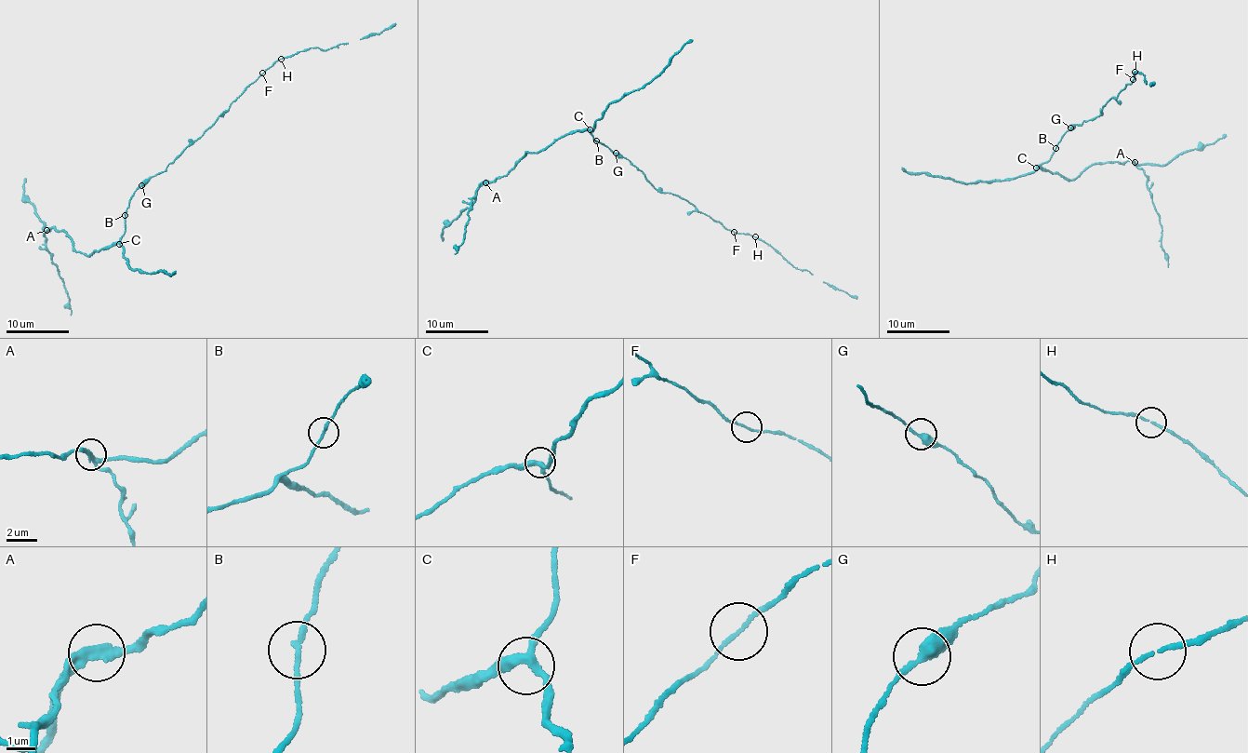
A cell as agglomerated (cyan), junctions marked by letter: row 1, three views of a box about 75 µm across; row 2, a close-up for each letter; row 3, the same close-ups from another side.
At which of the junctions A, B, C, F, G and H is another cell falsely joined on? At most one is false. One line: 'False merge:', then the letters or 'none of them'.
False merge: A

